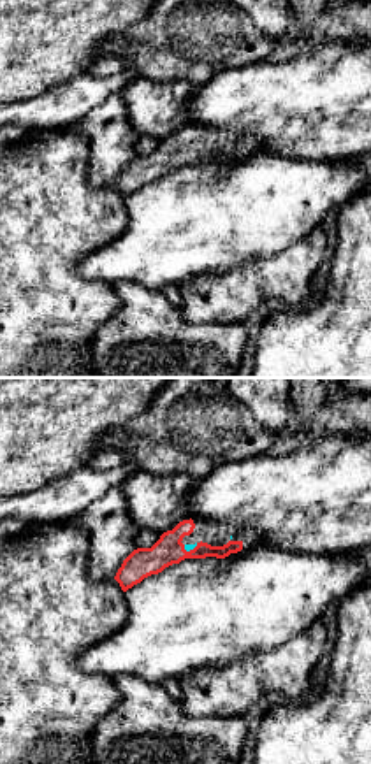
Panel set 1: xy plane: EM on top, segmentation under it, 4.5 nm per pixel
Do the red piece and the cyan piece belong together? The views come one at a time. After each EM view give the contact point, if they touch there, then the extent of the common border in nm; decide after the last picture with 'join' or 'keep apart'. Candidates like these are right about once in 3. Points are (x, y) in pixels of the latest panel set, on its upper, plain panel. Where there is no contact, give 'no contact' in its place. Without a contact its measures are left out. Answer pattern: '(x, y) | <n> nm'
(190, 157) | 80 nm

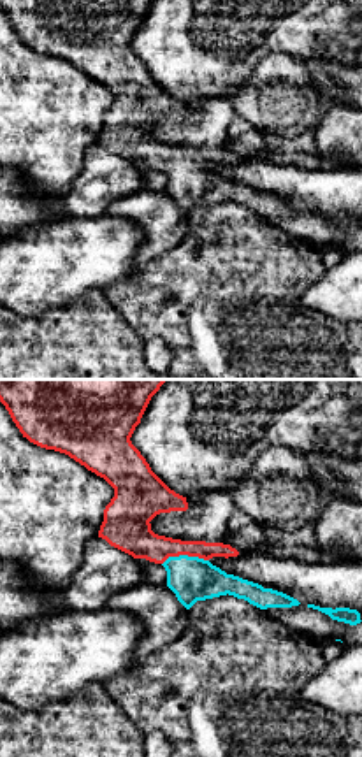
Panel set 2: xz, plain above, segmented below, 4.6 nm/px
(185, 160) | 220 nm

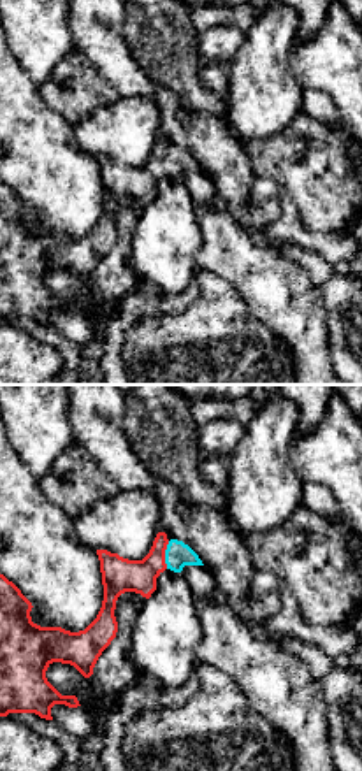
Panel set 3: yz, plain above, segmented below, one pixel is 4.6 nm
(164, 162) | 130 nm

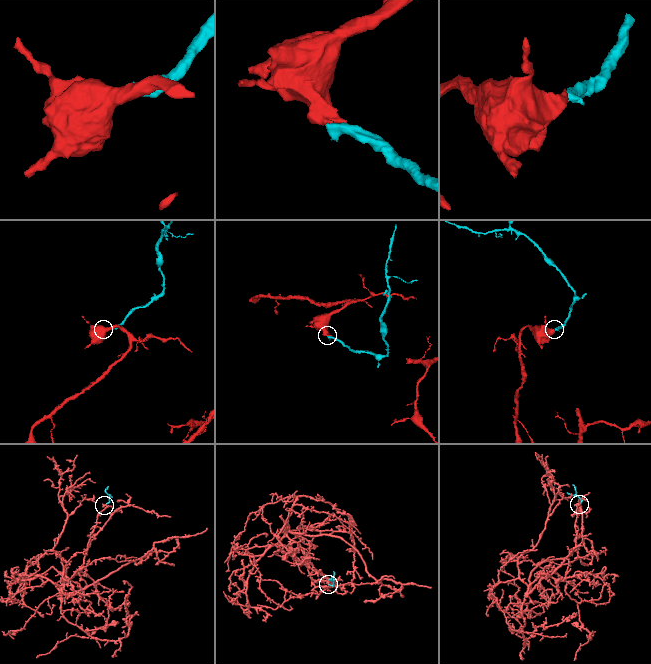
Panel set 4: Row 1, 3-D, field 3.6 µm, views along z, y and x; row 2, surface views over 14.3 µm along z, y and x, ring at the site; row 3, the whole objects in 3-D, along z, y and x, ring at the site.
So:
join

